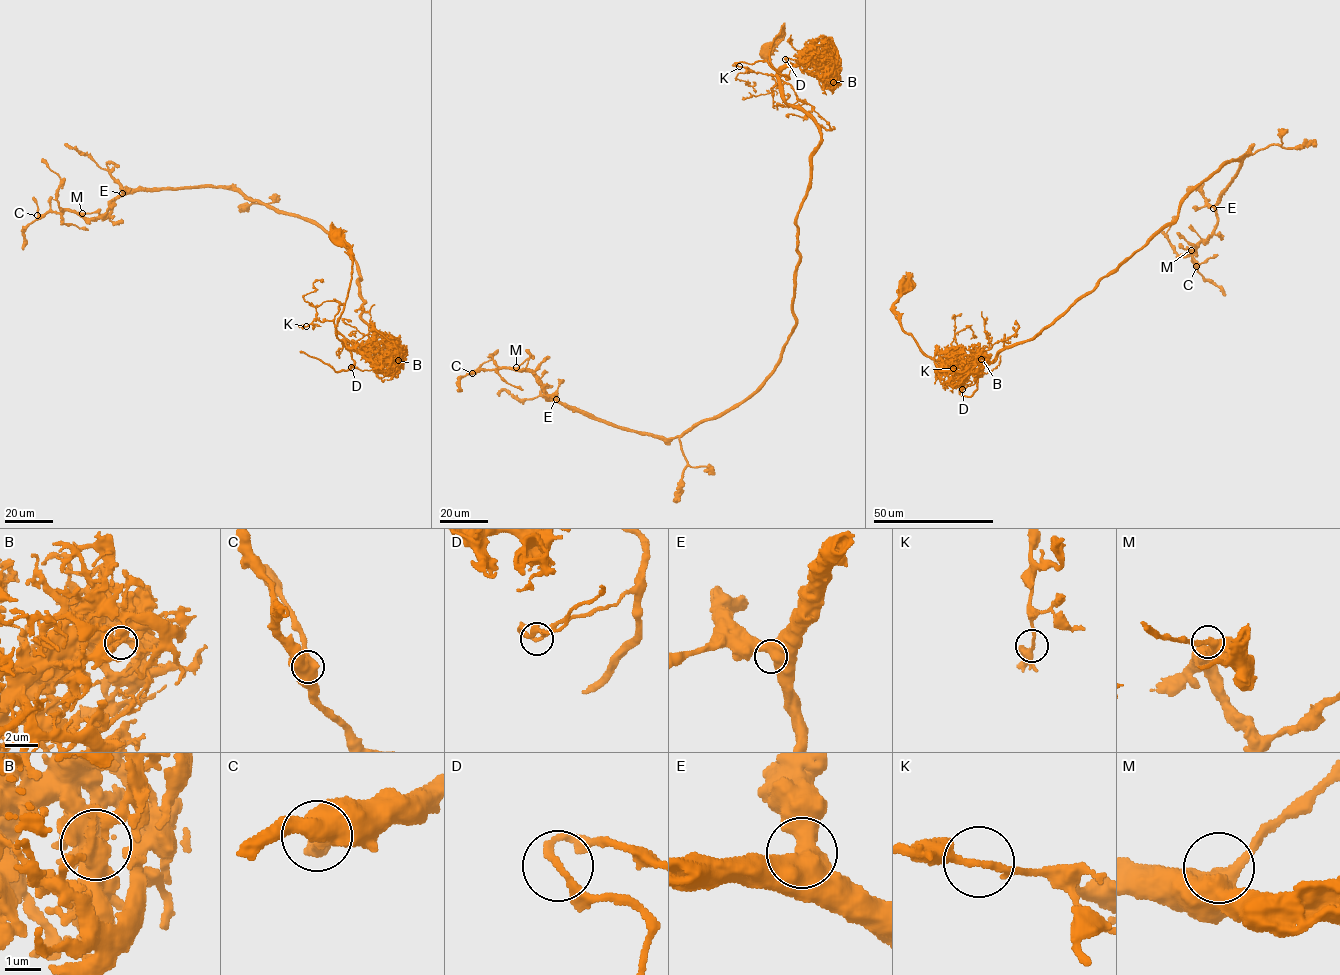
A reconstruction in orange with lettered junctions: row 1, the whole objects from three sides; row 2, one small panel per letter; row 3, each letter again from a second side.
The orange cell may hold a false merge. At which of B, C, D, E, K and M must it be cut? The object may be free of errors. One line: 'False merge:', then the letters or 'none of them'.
False merge: D

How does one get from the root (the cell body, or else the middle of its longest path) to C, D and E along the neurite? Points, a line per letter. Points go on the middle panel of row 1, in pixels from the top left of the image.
C: (767, 48), (784, 25), (780, 95), (820, 143), (795, 324), (755, 390), (665, 438), (472, 373)
D: (767, 48), (783, 36), (784, 25), (770, 46), (769, 60), (778, 78), (787, 79), (791, 64), (785, 59)
E: (767, 48), (784, 25), (769, 51), (780, 95), (820, 135), (781, 359), (743, 401), (672, 438), (556, 399)

